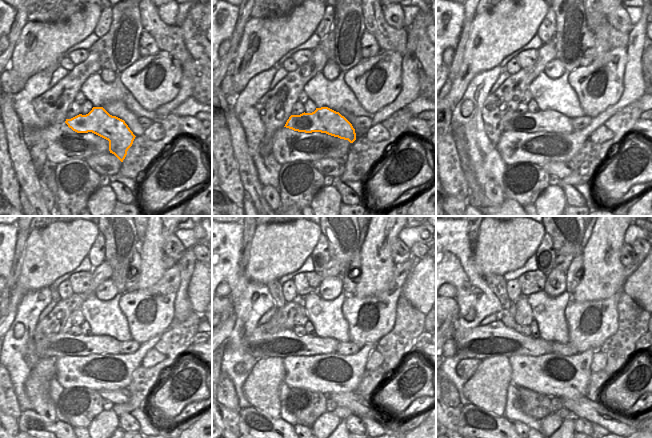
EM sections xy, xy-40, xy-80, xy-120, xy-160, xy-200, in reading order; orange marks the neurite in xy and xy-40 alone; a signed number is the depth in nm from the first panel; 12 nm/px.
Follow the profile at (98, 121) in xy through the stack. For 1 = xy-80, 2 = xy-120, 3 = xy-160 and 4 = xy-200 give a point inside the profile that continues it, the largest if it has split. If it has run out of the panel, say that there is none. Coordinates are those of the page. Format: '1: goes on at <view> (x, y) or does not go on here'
1: goes on at xy-80 (542, 121)
2: goes on at xy-120 (66, 344)
3: goes on at xy-160 (290, 344)
4: goes on at xy-200 (475, 343)

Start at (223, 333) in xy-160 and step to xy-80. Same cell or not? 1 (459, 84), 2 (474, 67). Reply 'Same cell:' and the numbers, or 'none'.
Same cell: 1, 2

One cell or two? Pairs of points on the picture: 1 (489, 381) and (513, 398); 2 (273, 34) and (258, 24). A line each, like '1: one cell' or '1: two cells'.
1: two cells
2: one cell

